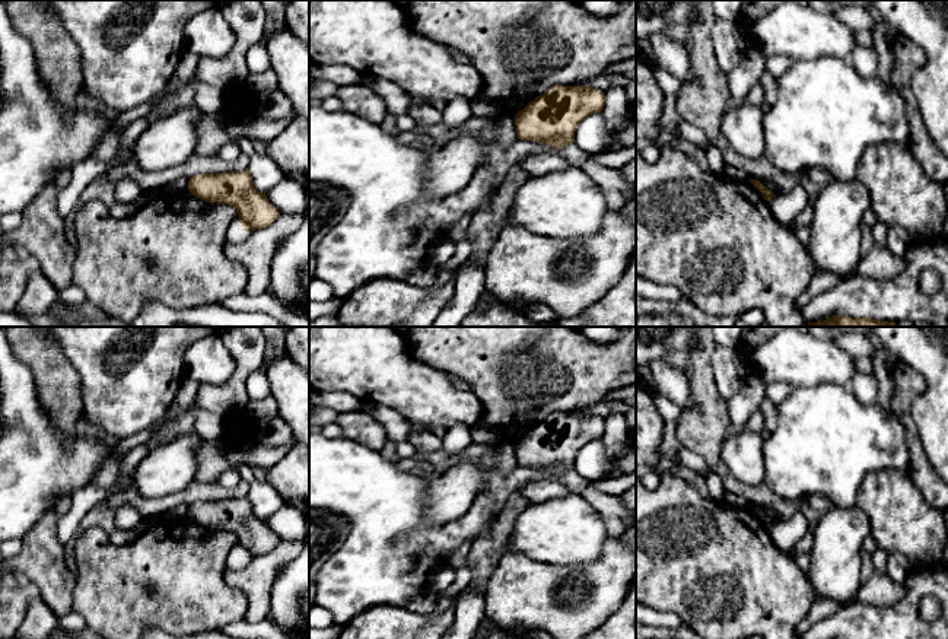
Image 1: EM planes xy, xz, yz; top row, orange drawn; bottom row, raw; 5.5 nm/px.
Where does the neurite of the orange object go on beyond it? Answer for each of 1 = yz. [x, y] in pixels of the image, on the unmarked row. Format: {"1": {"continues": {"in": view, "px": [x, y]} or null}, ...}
{"1": {"continues": null}}

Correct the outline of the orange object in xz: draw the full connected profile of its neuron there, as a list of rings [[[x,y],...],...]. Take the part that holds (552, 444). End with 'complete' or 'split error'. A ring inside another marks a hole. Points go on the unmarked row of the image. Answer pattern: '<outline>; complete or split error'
[[[554,411],[515,442],[516,464],[562,476],[575,468],[576,454],[601,439],[605,422],[585,411]]]; complete

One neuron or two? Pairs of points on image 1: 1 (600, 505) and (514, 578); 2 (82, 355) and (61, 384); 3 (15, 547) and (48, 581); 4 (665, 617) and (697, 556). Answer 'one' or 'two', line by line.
1: two
2: two
3: two
4: two

